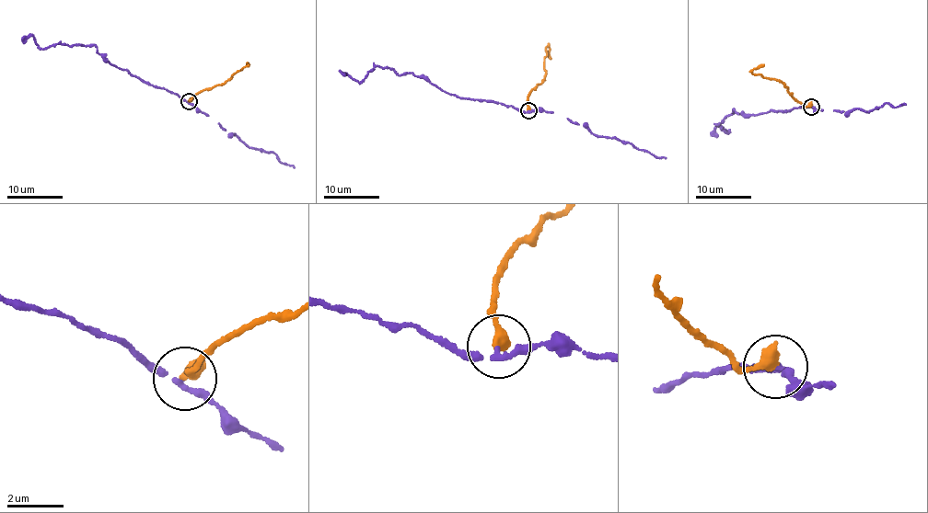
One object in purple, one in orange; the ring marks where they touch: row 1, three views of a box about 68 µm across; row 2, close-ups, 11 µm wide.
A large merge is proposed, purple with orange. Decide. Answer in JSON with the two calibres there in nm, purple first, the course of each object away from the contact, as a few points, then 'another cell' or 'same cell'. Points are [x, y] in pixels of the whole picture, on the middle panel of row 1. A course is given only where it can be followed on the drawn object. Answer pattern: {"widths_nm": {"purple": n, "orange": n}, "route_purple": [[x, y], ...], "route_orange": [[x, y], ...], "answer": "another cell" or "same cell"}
{"widths_nm": {"purple": 150, "orange": 460}, "route_purple": [[527, 110], [460, 97], [426, 80], [396, 74], [393, 69], [376, 65], [362, 82], [339, 70]], "route_orange": [[527, 110], [528, 94], [542, 82], [545, 74], [546, 48], [550, 59]], "answer": "another cell"}

